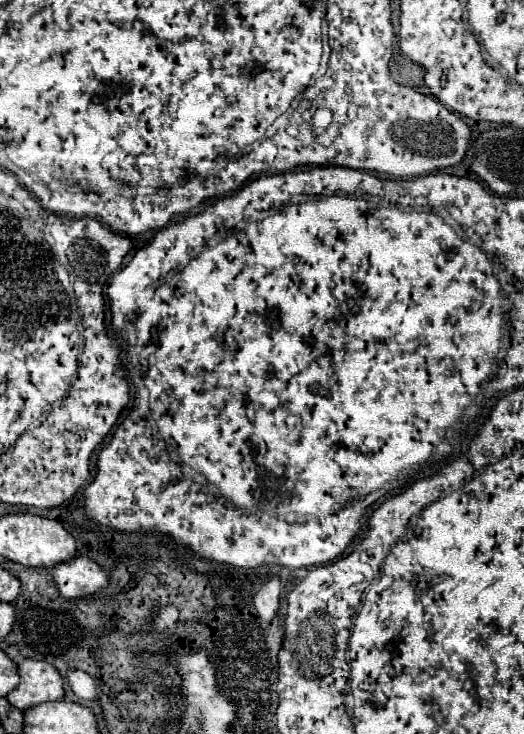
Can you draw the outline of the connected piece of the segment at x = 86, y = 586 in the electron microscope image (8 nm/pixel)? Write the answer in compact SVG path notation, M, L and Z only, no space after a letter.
M75 556L51 568L51 576L61 596L83 598L107 588L109 578L99 564L87 556Z

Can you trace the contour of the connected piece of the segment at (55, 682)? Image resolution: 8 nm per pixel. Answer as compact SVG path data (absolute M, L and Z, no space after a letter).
M27 658L17 662L17 672L21 682L7 694L7 700L15 708L27 710L29 706L63 698L63 678L51 664Z

